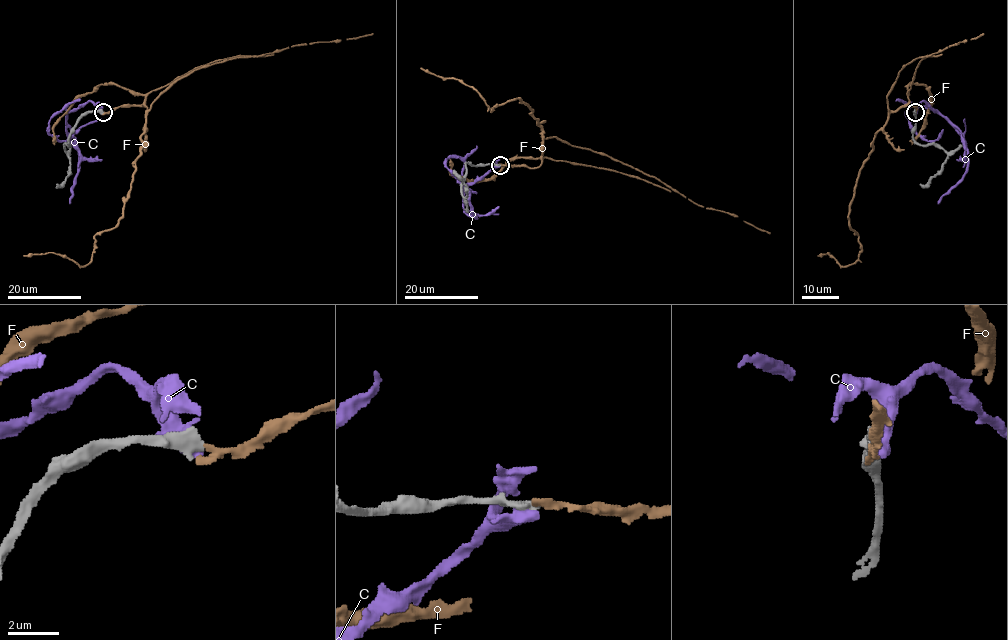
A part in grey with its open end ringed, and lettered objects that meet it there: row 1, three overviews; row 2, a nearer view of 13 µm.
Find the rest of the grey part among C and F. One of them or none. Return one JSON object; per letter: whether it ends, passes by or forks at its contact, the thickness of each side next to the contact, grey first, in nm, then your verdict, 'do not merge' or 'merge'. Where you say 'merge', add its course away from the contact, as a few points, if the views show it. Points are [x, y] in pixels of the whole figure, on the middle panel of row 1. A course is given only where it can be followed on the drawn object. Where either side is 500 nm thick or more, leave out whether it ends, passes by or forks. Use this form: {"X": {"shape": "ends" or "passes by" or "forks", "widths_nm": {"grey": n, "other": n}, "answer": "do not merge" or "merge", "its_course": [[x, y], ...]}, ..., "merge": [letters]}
{"C": {"shape": "passes by", "widths_nm": {"grey": 480, "other": 480}, "answer": "do not merge"}, "F": {"shape": "ends", "widths_nm": {"grey": 400, "other": 300}, "answer": "merge", "its_course": [[500, 164], [536, 168], [543, 141], [557, 137], [604, 153], [706, 208], [734, 214], [770, 233]]}, "merge": ["F"]}

